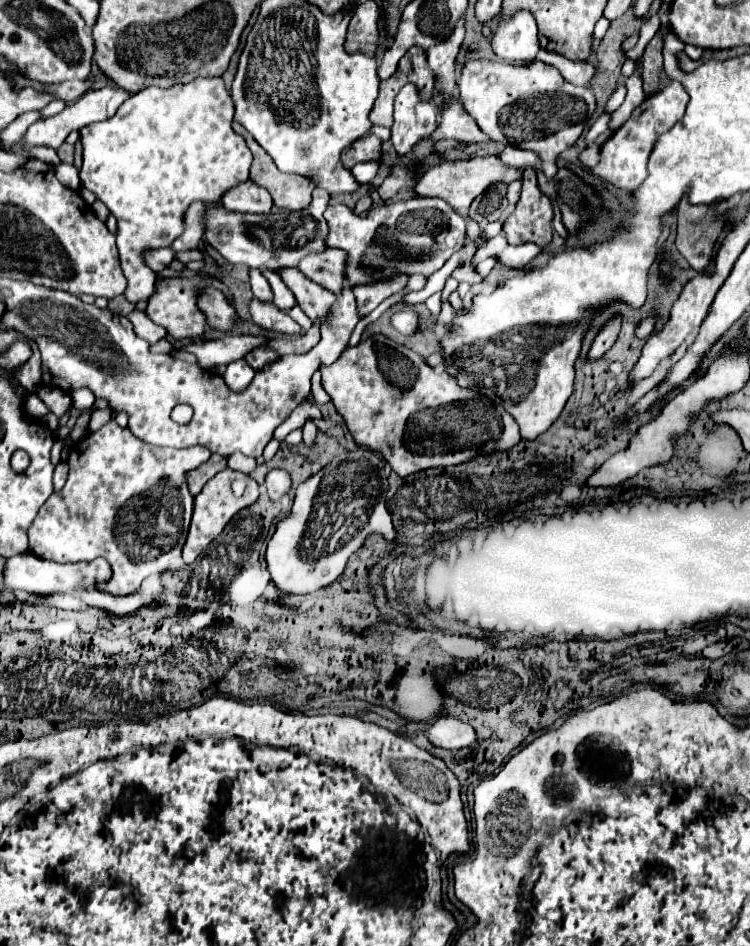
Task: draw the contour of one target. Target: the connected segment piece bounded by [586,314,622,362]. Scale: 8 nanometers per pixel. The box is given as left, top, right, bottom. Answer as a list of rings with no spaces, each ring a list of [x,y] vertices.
[[[620,314],[614,316],[614,318],[610,318],[610,320],[606,320],[606,324],[600,328],[600,332],[596,334],[596,338],[592,340],[592,346],[590,346],[590,350],[588,350],[586,360],[594,362],[594,360],[602,358],[604,352],[608,352],[608,350],[614,346],[616,338],[618,338],[618,334],[620,334],[620,328],[622,328],[622,318],[620,318]]]

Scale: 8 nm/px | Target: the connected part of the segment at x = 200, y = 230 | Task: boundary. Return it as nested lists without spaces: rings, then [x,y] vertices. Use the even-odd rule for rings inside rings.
[[[194,202],[189,206],[184,215],[184,234],[180,238],[176,238],[174,244],[172,244],[172,248],[176,252],[194,250],[194,248],[200,246],[202,234],[204,234],[204,228],[206,228],[204,226],[204,207],[201,202]]]

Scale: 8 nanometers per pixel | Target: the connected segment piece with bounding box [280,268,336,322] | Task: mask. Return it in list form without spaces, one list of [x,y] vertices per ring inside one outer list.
[[[286,268],[284,272],[280,272],[280,276],[294,292],[298,306],[312,322],[324,322],[328,318],[328,314],[332,312],[332,304],[336,302],[336,296],[332,292],[312,284],[312,280],[304,278],[298,268]]]

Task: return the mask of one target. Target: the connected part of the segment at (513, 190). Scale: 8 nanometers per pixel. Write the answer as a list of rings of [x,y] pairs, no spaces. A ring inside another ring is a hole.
[[[520,181],[513,182],[508,186],[506,197],[508,199],[508,211],[510,211],[510,213],[514,210],[515,205],[520,198],[521,186],[522,184]]]

